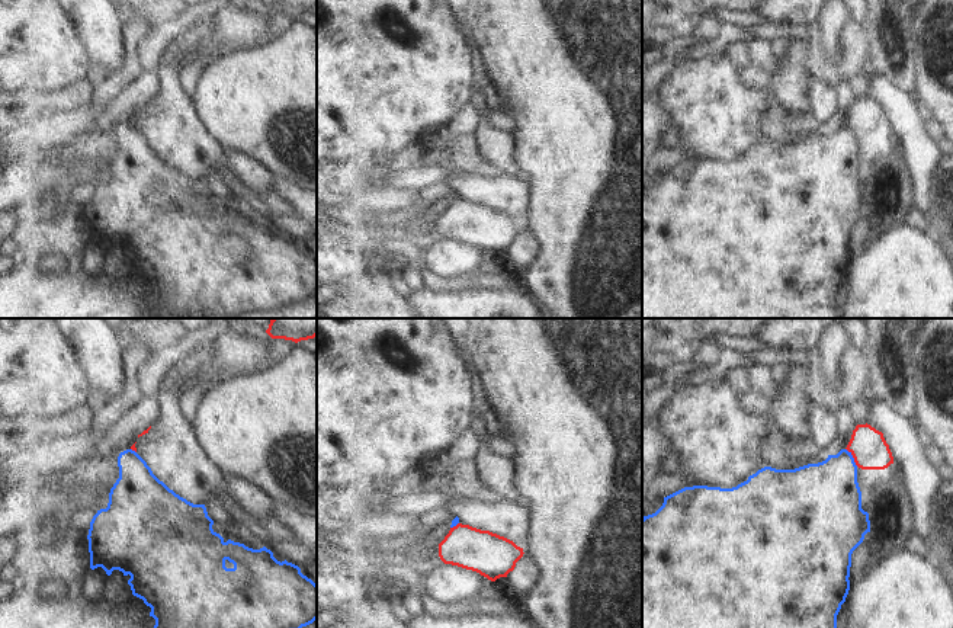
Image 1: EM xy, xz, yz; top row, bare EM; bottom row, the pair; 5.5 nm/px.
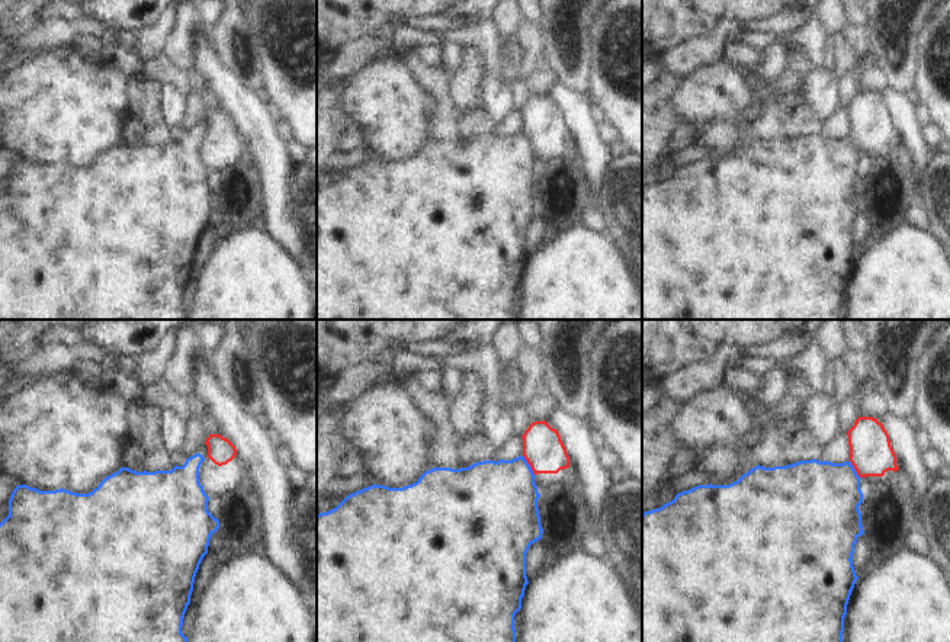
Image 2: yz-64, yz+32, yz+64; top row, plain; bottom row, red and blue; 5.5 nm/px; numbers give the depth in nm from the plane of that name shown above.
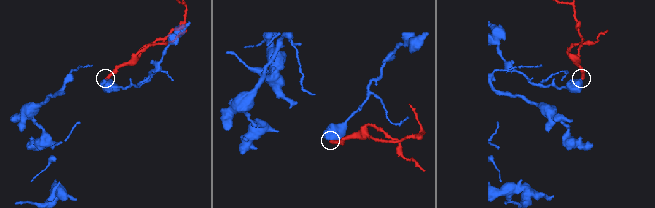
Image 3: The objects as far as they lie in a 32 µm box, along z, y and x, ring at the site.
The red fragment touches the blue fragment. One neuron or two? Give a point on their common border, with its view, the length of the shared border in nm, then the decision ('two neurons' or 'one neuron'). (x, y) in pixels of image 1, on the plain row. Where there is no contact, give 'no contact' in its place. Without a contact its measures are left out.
contact yz (853, 131); length 120 nm; two neurons

